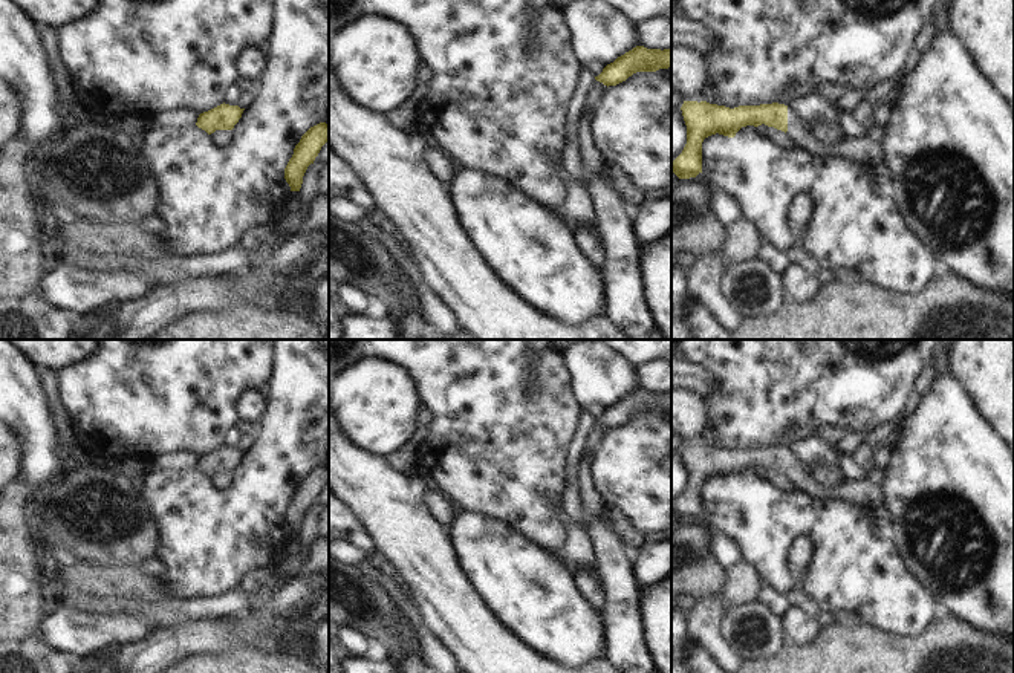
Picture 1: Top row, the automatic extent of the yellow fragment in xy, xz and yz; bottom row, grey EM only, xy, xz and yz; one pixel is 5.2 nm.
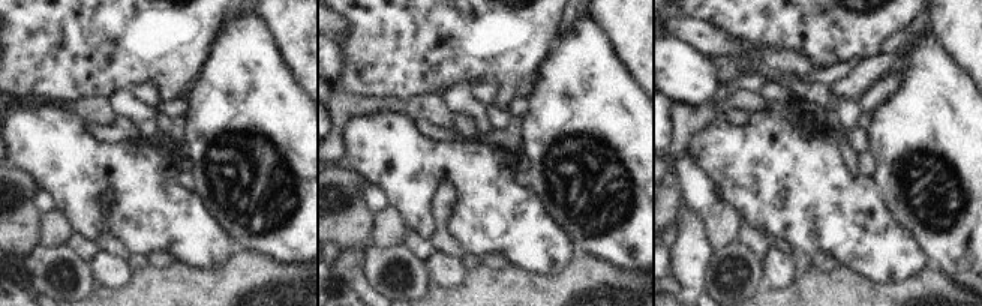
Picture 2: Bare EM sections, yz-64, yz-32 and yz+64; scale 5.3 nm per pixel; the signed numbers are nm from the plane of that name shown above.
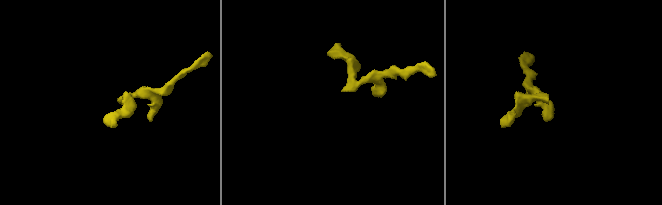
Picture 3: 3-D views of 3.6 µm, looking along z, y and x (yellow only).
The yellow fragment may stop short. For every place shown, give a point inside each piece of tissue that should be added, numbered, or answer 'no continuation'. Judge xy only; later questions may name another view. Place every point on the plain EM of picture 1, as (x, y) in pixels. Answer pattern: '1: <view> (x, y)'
no continuation

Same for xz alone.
no continuation

